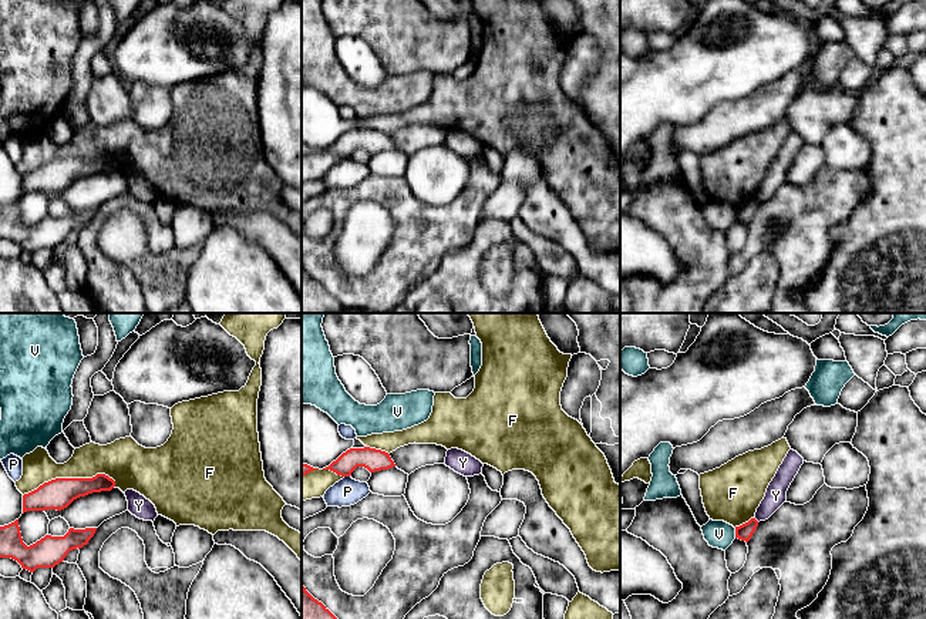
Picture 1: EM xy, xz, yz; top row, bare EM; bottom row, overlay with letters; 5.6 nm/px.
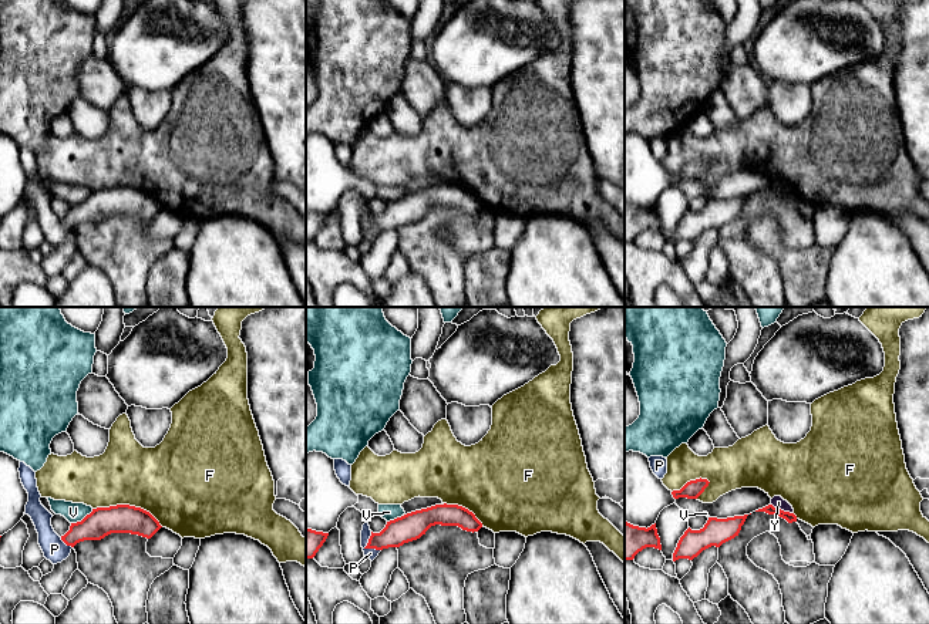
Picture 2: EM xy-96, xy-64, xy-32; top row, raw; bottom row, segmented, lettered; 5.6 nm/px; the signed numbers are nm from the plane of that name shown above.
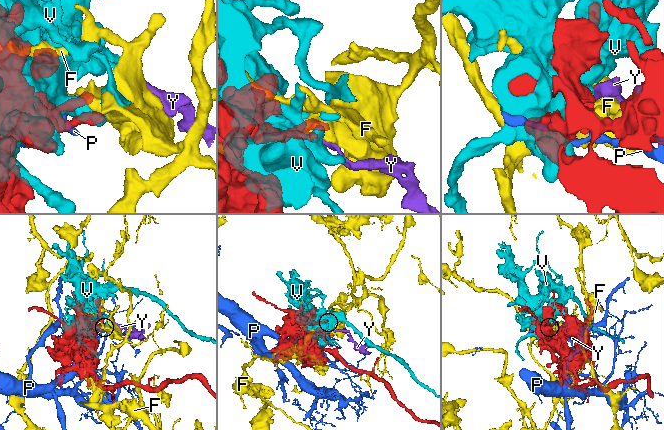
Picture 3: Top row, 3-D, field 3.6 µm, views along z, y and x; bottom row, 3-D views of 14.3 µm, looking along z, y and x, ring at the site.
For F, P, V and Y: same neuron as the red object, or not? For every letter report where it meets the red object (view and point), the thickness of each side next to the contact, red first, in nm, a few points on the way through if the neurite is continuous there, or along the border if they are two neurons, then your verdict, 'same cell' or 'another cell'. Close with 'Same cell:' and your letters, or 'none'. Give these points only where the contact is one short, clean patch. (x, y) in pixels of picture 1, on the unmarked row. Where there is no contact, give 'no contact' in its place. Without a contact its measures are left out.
F: xy (68, 160) | 180/180 nm | another cell
P: xz (347, 157) | 130/160 nm | another cell
V: yz (736, 214) | 90/160 nm | another cell
Y: yz (756, 201) | 90/120 nm | another cell
Same cell: none

